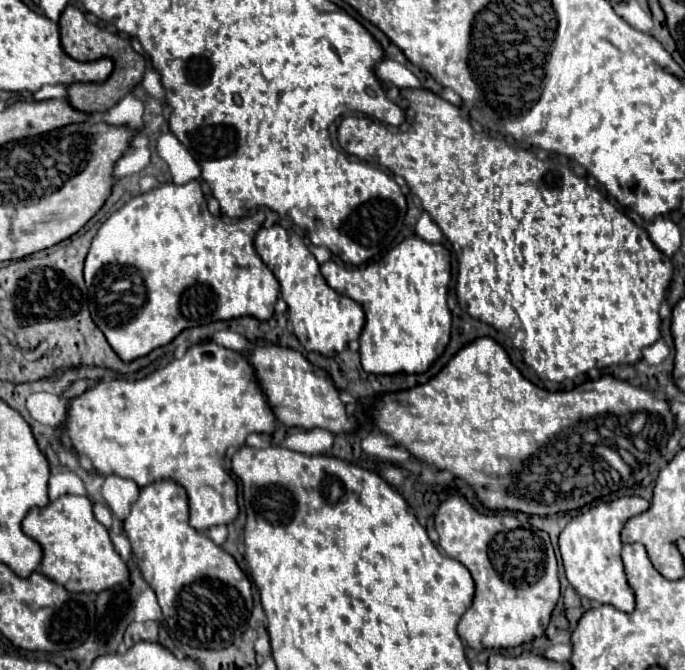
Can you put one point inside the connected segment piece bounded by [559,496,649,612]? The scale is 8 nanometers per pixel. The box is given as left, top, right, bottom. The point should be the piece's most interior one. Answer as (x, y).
(590, 544)

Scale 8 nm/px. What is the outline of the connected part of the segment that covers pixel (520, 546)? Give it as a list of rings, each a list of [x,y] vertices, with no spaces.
[[[451,496],[441,503],[435,514],[435,530],[439,532],[438,545],[445,550],[445,554],[459,560],[475,580],[473,604],[457,624],[457,634],[469,648],[515,648],[543,636],[561,594],[557,560],[547,532],[533,526],[525,528],[509,514],[481,514],[461,496]]]

